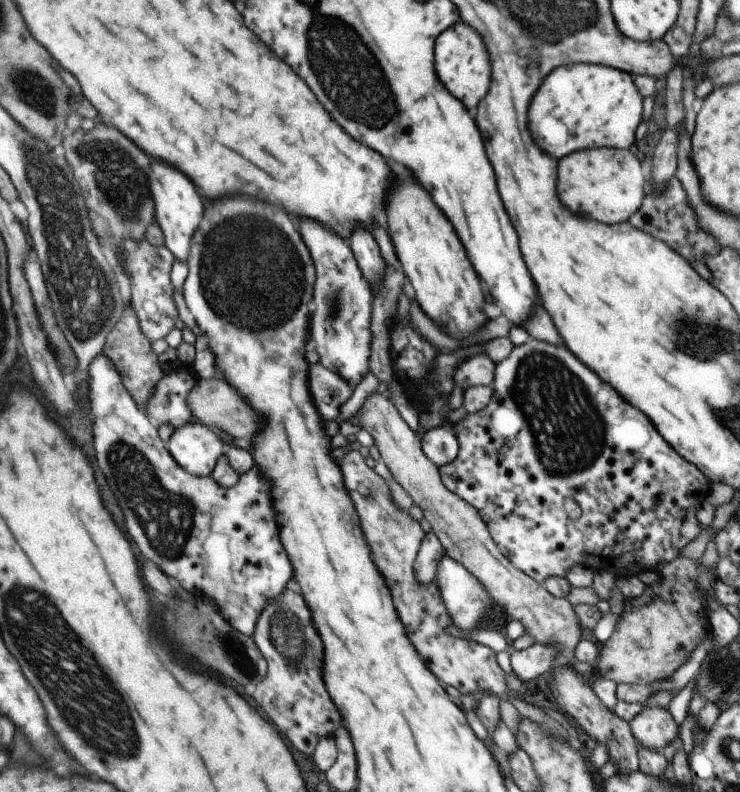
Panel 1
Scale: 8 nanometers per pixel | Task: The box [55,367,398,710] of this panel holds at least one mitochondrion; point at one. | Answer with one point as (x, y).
(128, 464)

